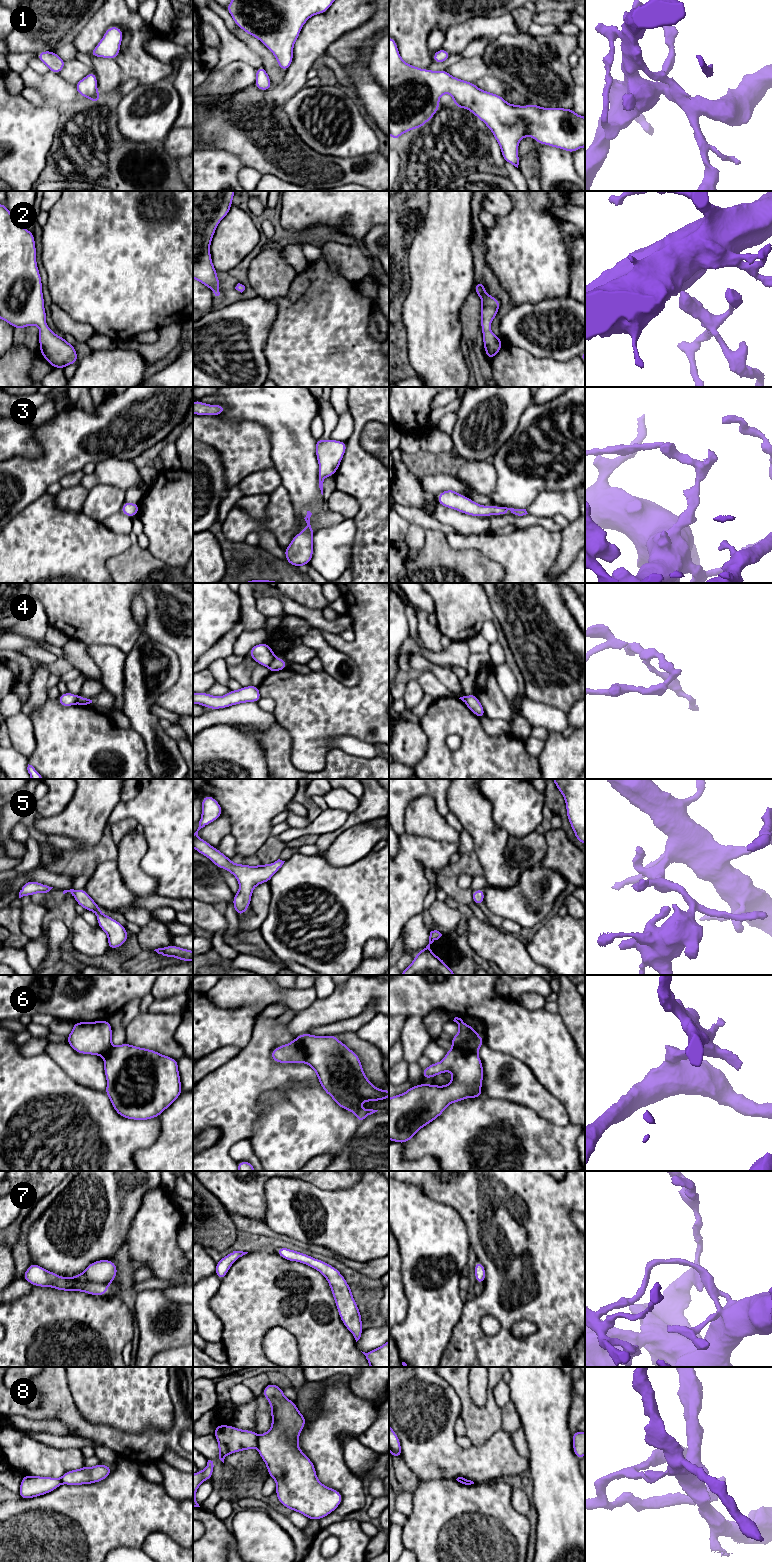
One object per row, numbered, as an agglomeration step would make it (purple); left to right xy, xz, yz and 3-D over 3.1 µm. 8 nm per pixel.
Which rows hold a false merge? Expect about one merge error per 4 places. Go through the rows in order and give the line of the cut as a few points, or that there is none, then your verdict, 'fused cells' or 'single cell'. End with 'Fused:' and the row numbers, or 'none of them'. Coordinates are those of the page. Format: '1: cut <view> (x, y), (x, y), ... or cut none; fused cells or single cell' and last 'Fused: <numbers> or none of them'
1: cut none; single cell
2: cut none; single cell
3: cut none; single cell
4: cut xz (275, 657), (268, 666); fused cells
5: cut none; single cell
6: cut none; single cell
7: cut none; single cell
8: cut xz (258, 1436), (258, 1444), (256, 1446); fused cells
Fused: 4, 8

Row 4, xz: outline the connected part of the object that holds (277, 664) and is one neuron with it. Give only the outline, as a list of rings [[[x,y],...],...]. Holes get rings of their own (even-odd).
[[[274,658],[273,661],[268,666],[270,673],[276,672],[279,670],[287,669],[287,663],[281,658]]]

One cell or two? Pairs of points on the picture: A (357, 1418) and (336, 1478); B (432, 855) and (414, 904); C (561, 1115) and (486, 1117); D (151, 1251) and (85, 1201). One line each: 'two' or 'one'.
A: one
B: one
C: two
D: two

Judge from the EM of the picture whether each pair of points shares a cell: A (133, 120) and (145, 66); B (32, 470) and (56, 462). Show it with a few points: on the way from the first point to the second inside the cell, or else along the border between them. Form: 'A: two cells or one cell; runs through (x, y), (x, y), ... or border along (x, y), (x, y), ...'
A: two cells; border along (164, 78), (155, 82), (140, 84)
B: one cell; runs through (38, 470), (50, 468)

